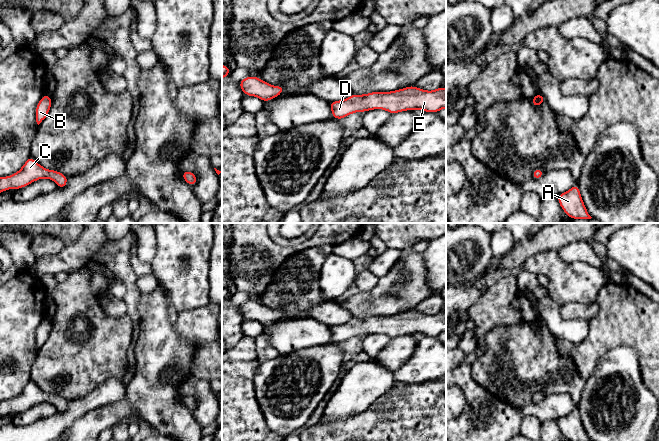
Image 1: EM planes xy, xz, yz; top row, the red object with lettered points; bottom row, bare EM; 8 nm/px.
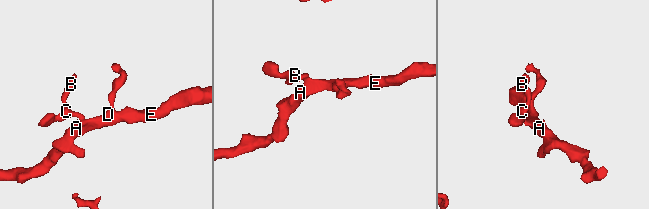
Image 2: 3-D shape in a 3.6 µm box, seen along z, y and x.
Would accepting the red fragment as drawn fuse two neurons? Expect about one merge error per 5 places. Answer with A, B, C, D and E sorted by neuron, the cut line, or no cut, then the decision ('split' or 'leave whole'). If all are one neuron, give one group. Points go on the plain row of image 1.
A B C D E; no cut; leave whole

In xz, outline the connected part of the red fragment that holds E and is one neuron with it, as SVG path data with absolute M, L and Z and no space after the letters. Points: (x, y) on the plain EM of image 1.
M415 310L392 316L372 316L365 319L353 318L340 325L329 326L334 343L342 343L355 336L384 333L391 338L405 334L421 333L437 337L446 332L446 312L425 315Z

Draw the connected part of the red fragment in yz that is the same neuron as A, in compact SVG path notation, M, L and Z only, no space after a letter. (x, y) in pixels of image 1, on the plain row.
M574 408L570 414L556 421L563 435L569 441L591 441L583 427L577 408Z

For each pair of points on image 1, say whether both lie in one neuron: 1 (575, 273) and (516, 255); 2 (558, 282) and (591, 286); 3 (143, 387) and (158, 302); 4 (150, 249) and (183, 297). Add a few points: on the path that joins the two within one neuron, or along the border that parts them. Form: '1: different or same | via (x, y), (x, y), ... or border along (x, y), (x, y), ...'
1: different | border along (550, 249), (531, 255), (522, 267)
2: same | via (566, 281), (583, 282)
3: same | via (155, 366), (155, 323)
4: different | border along (156, 233), (156, 252), (150, 263)

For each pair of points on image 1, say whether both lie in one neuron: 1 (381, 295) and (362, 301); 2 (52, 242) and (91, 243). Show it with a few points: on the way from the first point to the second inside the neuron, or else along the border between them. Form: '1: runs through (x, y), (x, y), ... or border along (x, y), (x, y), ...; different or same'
1: runs through (376, 300), (367, 301); same
2: border along (65, 244), (58, 252), (44, 255); different

